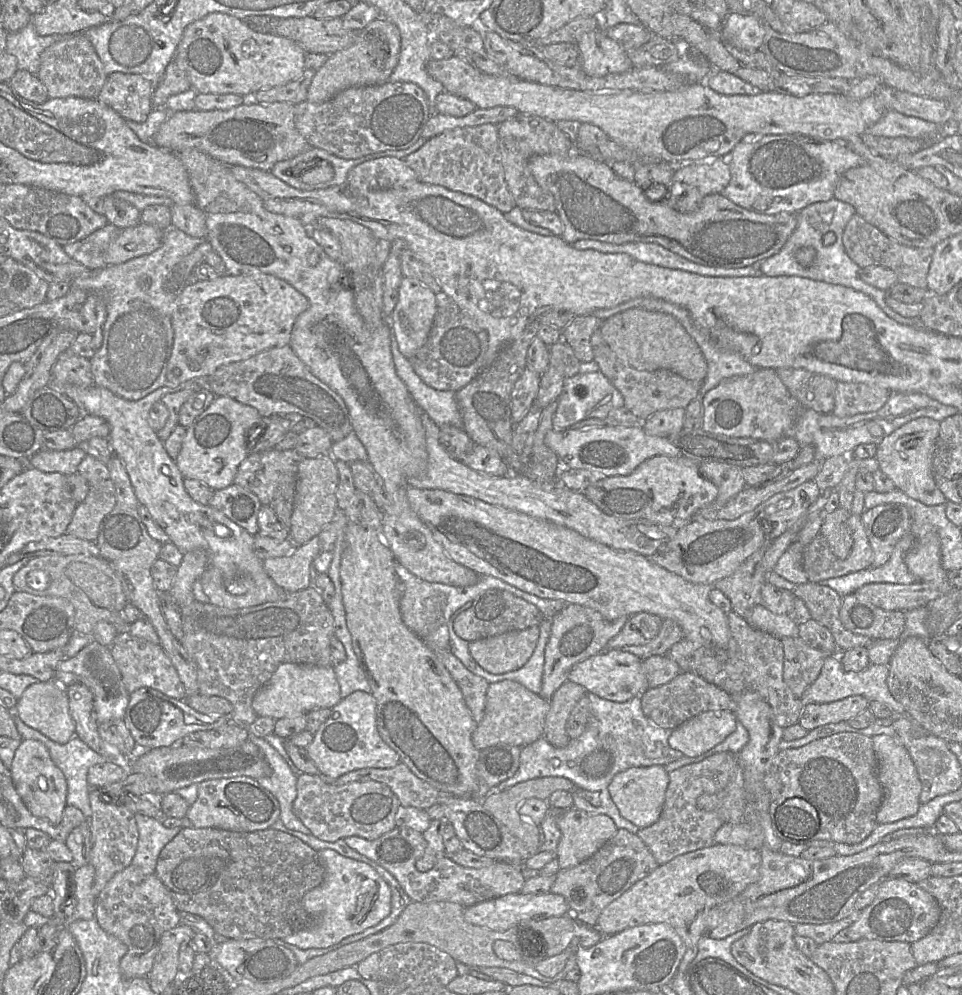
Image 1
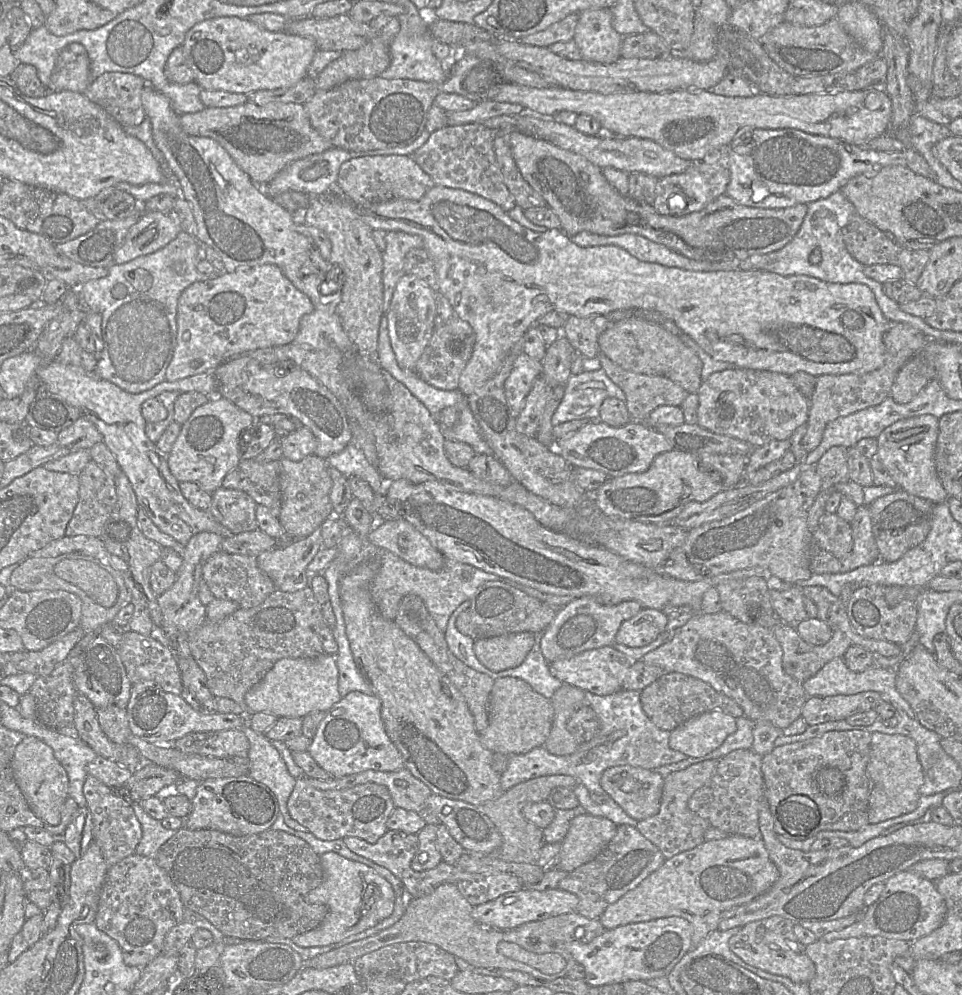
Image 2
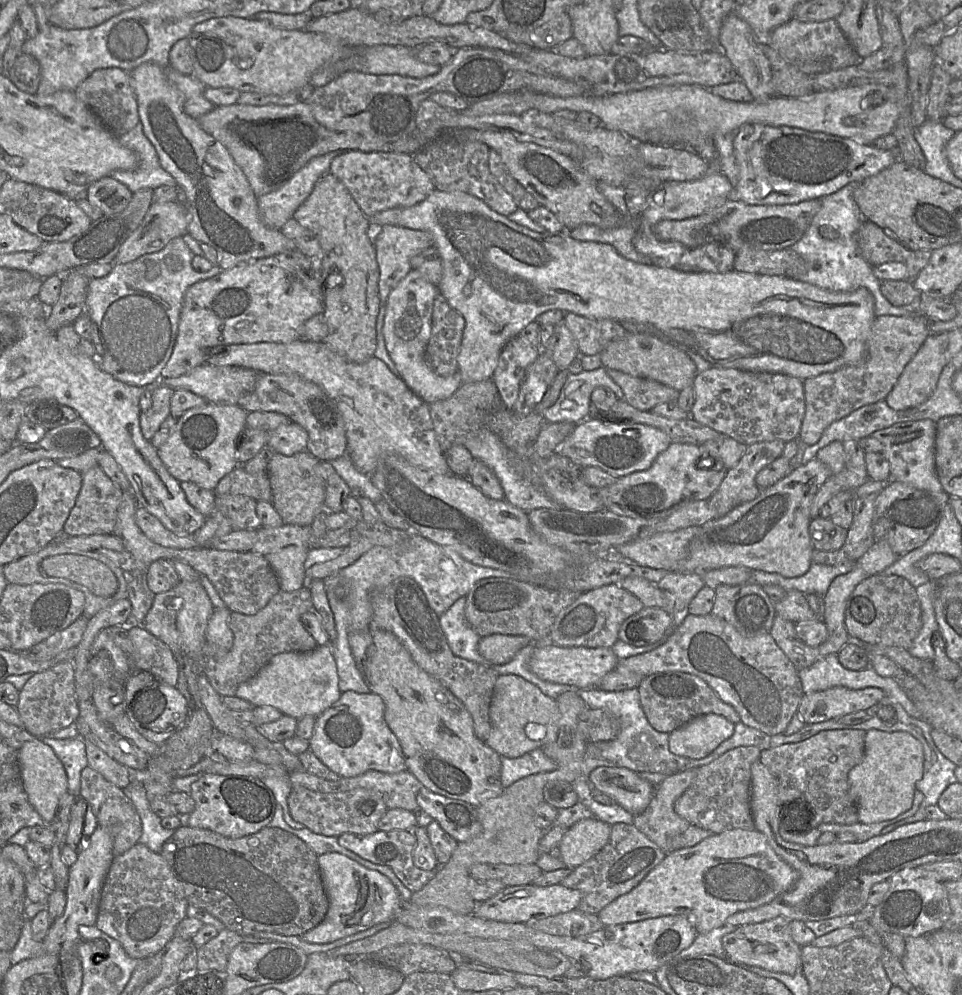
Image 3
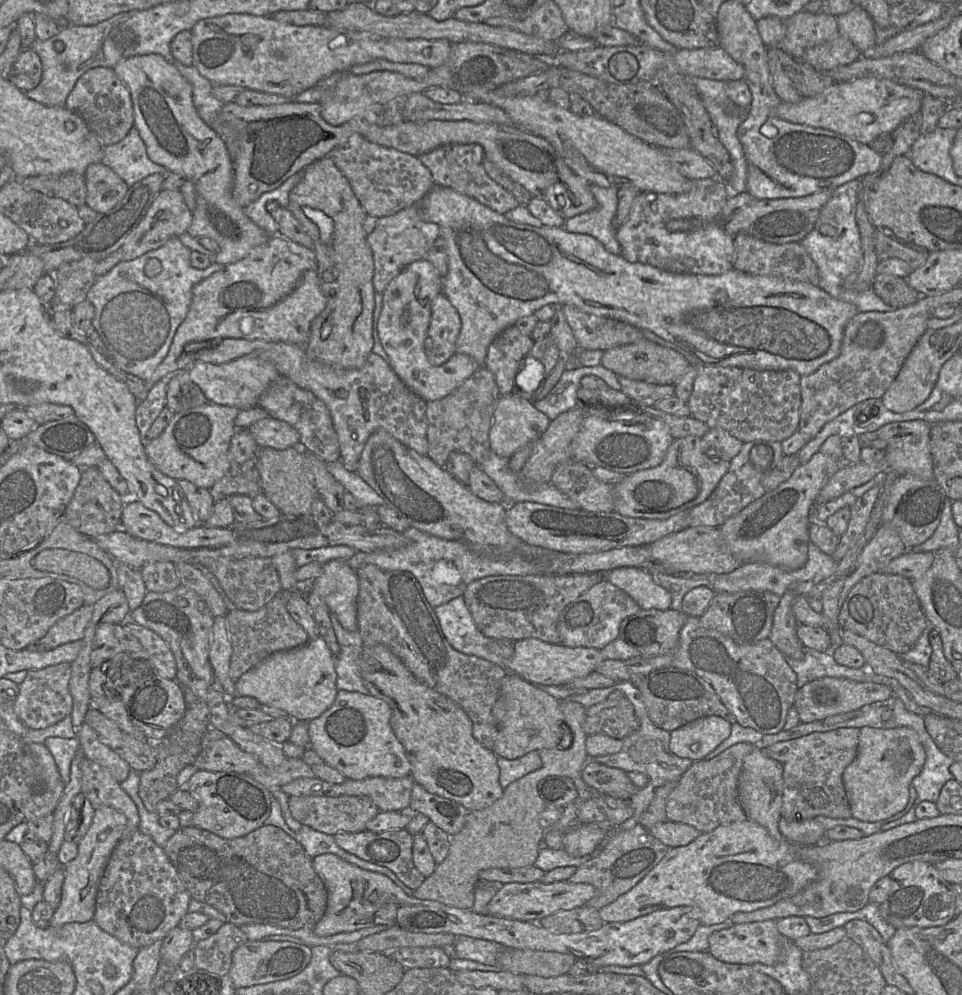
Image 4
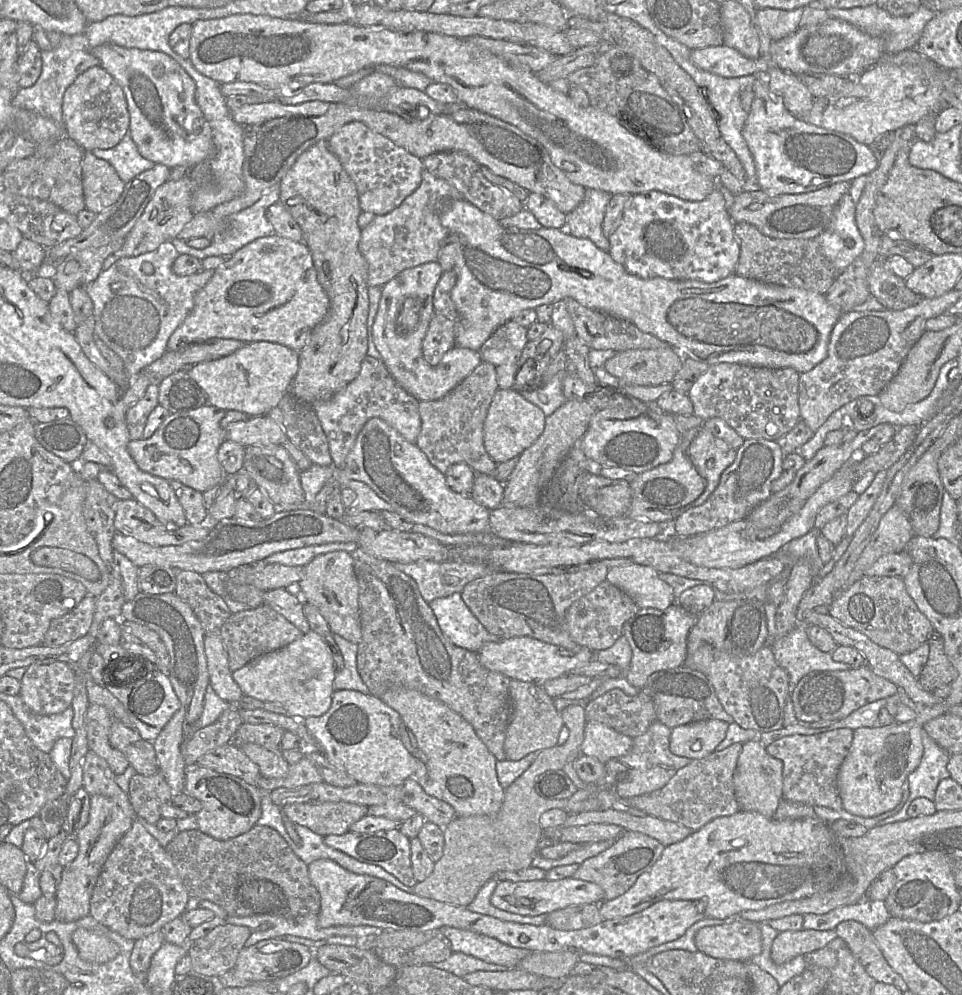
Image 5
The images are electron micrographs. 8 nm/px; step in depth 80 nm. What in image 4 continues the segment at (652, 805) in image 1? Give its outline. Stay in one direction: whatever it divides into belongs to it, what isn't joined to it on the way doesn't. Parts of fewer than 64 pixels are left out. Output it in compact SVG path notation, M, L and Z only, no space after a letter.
M589 759L581 771L584 782L602 795L629 801L638 788L627 772Z

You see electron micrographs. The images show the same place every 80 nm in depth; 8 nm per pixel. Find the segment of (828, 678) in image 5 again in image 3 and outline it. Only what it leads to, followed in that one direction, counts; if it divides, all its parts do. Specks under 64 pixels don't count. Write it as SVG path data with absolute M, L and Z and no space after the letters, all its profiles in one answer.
M837 686L804 694L797 713L805 724L814 724L858 711L873 710L884 697L885 693L879 688L851 690Z

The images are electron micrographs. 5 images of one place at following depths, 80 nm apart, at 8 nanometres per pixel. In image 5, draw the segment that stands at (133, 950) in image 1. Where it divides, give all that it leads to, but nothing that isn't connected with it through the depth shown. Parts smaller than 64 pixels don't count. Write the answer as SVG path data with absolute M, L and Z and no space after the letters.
M136 818L102 867L92 892L90 915L111 931L136 941L182 916L189 897L165 848Z

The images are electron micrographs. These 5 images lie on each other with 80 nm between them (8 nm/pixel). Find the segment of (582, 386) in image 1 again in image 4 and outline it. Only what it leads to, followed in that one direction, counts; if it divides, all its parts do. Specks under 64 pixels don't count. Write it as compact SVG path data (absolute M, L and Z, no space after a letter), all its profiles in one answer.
M601 364L591 367L581 366L574 370L566 369L550 394L542 400L534 400L533 405L550 420L554 420L561 413L578 405L577 390L581 386L581 379L587 375L597 376L610 388L621 390L617 375L613 371Z

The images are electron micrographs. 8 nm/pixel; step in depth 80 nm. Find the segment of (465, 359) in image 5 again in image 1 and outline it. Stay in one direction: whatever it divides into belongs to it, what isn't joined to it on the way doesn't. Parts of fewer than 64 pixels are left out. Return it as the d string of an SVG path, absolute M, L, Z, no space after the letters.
M403 277L398 290L397 304L388 318L393 339L399 351L408 360L426 343L436 314L436 294L418 279Z

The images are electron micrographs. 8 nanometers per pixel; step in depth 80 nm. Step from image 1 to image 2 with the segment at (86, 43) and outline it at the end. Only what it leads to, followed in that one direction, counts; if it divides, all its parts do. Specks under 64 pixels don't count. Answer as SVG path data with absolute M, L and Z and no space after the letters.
M71 43L58 55L48 92L73 91L83 94L92 81L90 60L85 47Z

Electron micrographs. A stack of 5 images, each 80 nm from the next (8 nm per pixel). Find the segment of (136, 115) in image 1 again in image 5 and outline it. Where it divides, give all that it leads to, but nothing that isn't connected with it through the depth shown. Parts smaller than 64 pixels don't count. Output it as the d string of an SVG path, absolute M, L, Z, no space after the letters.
M94 66L77 76L66 89L62 102L64 136L69 136L85 151L115 147L129 130L130 116L124 91L101 66Z

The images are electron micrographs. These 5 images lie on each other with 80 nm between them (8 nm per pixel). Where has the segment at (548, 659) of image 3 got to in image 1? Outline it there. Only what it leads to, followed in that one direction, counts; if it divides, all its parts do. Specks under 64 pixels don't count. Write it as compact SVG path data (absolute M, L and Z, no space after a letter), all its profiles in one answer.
M605 649L579 662L570 670L568 680L583 686L587 693L616 702L626 702L635 696L641 696L649 688L642 659L621 649Z

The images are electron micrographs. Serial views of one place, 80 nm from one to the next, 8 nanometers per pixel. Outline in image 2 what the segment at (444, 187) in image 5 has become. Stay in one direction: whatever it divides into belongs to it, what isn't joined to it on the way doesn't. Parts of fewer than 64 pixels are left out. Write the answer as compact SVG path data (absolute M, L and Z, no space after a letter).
M390 231L385 236L386 248L382 252L383 306L382 313L387 315L395 287L405 273L406 254L412 249L424 247L423 239L414 234Z

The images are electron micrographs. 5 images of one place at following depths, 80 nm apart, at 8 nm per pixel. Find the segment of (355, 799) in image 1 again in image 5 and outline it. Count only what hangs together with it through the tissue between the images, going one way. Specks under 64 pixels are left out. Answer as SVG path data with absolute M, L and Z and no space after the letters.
M345 801L323 803L292 803L280 807L283 816L295 824L302 825L321 836L340 835L348 832L350 826L367 815L368 806Z

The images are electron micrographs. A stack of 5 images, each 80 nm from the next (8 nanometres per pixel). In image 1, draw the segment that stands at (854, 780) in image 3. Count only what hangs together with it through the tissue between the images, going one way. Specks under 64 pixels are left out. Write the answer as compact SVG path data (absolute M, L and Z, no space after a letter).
M888 735L873 736L872 742L877 758L877 775L884 790L884 798L877 812L877 823L892 823L914 816L920 806L922 784L909 752Z

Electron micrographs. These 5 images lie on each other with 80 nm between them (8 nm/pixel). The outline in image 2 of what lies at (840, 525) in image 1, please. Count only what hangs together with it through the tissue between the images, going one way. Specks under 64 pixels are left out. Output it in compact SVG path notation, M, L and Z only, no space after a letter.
M825 513L812 532L813 542L838 559L846 558L852 551L853 538L850 523L836 513Z

